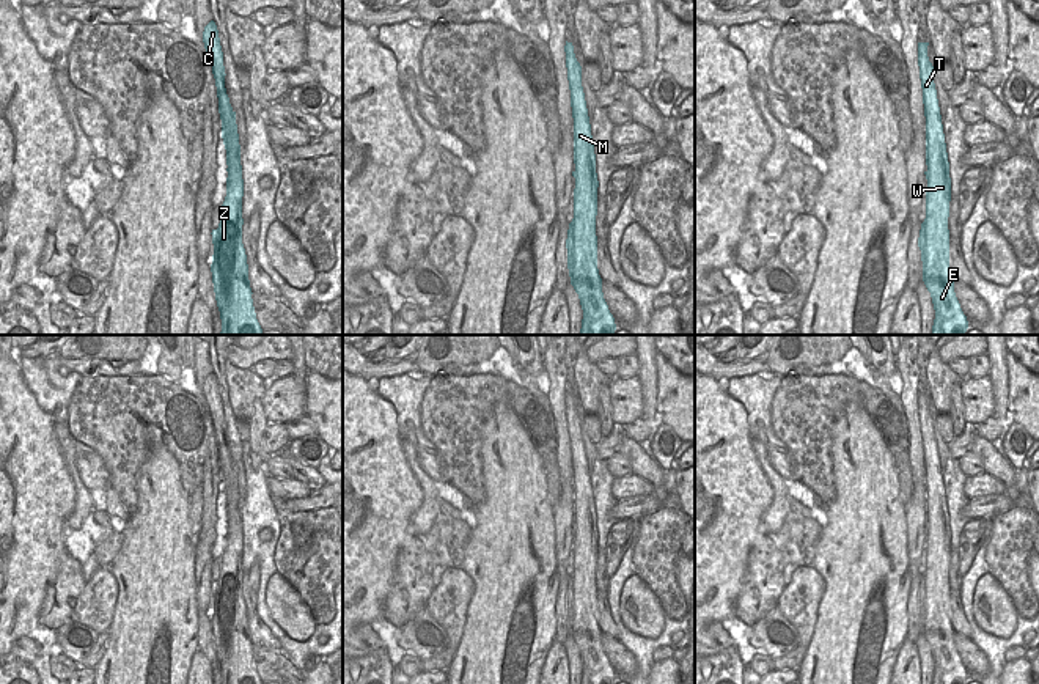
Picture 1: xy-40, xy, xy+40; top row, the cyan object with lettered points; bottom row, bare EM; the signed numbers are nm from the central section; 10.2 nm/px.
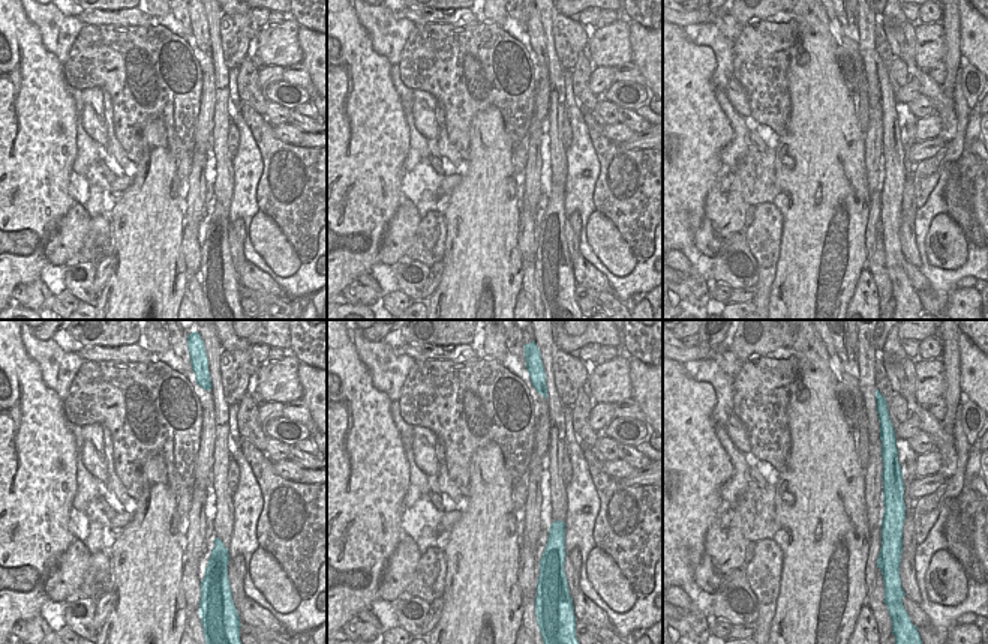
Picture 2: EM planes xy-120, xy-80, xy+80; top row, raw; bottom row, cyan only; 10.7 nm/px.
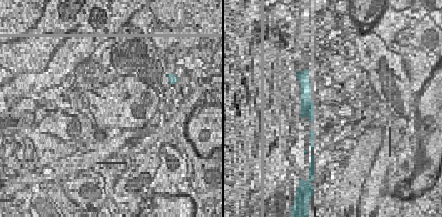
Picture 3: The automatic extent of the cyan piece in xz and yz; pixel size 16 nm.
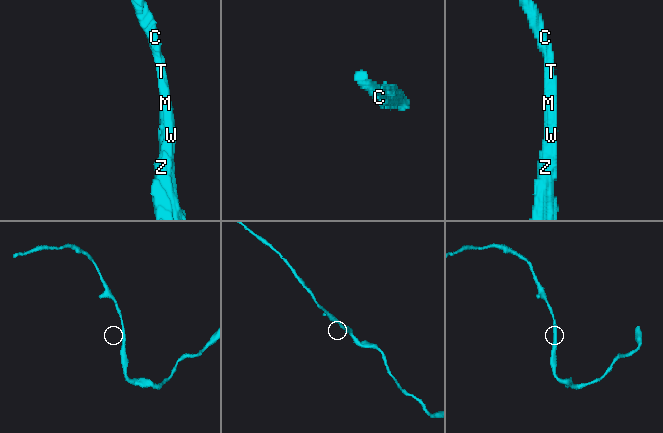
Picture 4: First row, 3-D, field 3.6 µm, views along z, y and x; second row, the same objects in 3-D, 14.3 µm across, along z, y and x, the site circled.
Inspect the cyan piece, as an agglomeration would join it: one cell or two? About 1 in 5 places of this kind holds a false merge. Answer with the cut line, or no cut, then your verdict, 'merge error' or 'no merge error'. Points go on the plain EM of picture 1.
cut none; no merge error

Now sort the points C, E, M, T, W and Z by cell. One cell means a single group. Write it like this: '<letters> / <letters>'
C E M T W Z

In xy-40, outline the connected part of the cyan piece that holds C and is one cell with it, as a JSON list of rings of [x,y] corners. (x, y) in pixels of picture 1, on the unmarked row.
[[[211,373],[203,384],[217,439],[222,491],[226,502],[226,549],[217,582],[212,582],[212,635],[222,671],[222,684],[263,684],[251,651],[247,607],[242,596],[242,549],[244,531],[236,464],[225,440],[223,404],[218,382]]]

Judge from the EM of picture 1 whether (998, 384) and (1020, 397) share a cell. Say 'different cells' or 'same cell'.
different cells

